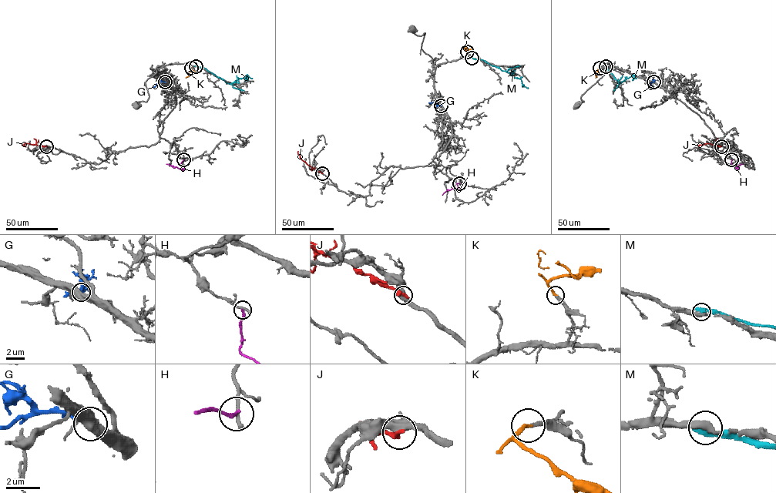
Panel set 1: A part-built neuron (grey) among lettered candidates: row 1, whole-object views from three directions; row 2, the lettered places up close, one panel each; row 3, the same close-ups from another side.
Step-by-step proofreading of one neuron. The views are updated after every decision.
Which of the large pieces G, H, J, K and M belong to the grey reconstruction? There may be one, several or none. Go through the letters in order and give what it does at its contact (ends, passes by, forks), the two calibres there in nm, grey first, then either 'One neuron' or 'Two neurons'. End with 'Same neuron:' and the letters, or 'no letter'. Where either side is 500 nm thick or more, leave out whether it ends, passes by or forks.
G: Thickness 550 nm (grey) against 240 nm. One neuron
H: It ends there. Thickness 280 nm (grey) against 200 nm. Two neurons
J: Thickness 550 nm (grey) against 320 nm. Two neurons
K: It ends there. Thickness 240 nm (grey) against 200 nm. One neuron
M: Thickness 500 nm (grey) against 480 nm. Two neurons
Same neuron: G, K

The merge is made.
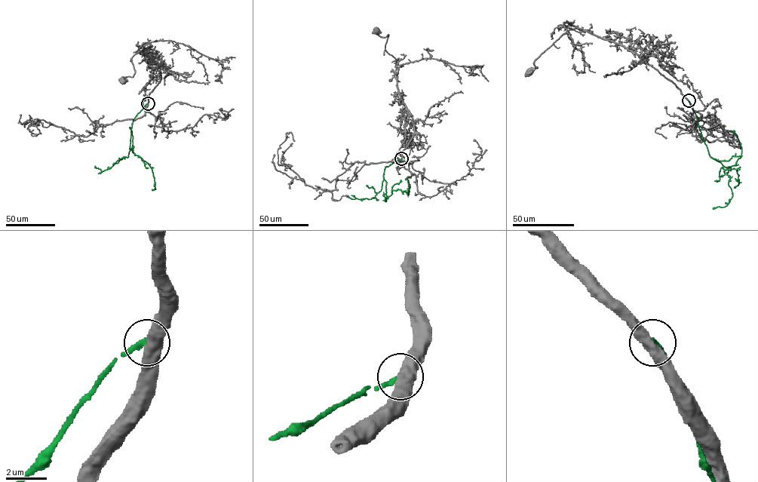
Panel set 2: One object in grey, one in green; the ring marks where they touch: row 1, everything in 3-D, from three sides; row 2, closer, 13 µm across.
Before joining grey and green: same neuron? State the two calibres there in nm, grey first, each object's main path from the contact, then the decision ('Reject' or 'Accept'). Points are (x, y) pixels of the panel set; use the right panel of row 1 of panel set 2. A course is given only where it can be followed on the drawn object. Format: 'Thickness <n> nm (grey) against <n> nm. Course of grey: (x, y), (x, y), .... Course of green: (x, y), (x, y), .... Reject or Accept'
Thickness 550 nm (grey) against 240 nm. Course of grey: (688, 100), (670, 81), (636, 54), (578, 29), (570, 29), (557, 39), (534, 62), (537, 67), (529, 72). Course of green: (688, 100), (709, 155), (719, 161), (741, 156), (726, 173), (731, 198), (726, 206), (713, 207). Reject

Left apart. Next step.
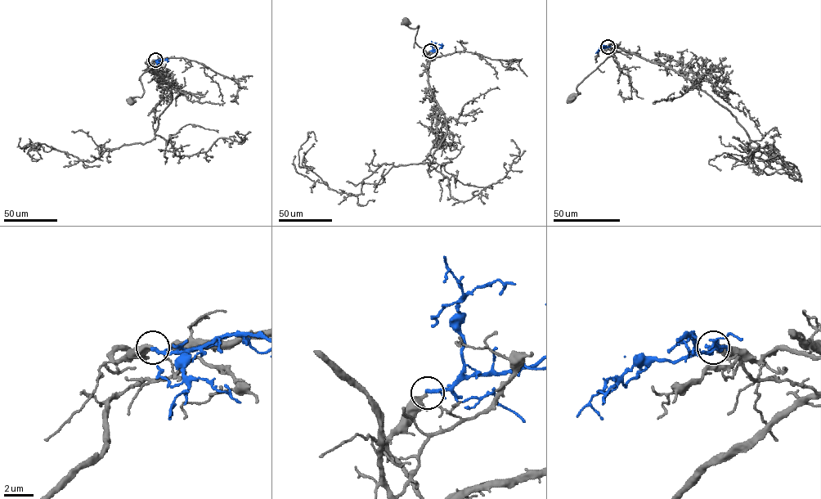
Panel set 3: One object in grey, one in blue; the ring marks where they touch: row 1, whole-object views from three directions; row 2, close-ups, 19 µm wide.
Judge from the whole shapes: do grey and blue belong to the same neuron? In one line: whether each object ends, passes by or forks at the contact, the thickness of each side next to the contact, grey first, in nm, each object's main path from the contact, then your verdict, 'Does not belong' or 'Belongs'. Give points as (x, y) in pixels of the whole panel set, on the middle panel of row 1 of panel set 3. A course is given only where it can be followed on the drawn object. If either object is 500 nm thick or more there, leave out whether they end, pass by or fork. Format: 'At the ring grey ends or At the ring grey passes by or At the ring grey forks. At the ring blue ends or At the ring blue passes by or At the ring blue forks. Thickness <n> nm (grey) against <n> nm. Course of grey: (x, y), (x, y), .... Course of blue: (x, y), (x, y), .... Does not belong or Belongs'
At the ring grey passes by. At the ring blue passes by. Thickness 240 nm (grey) against 180 nm. Course of grey: (430, 51), (428, 58), (426, 51), (415, 42), (419, 26), (410, 29), (406, 21). Course of blue: (430, 51), (441, 46), (438, 44). Belongs

